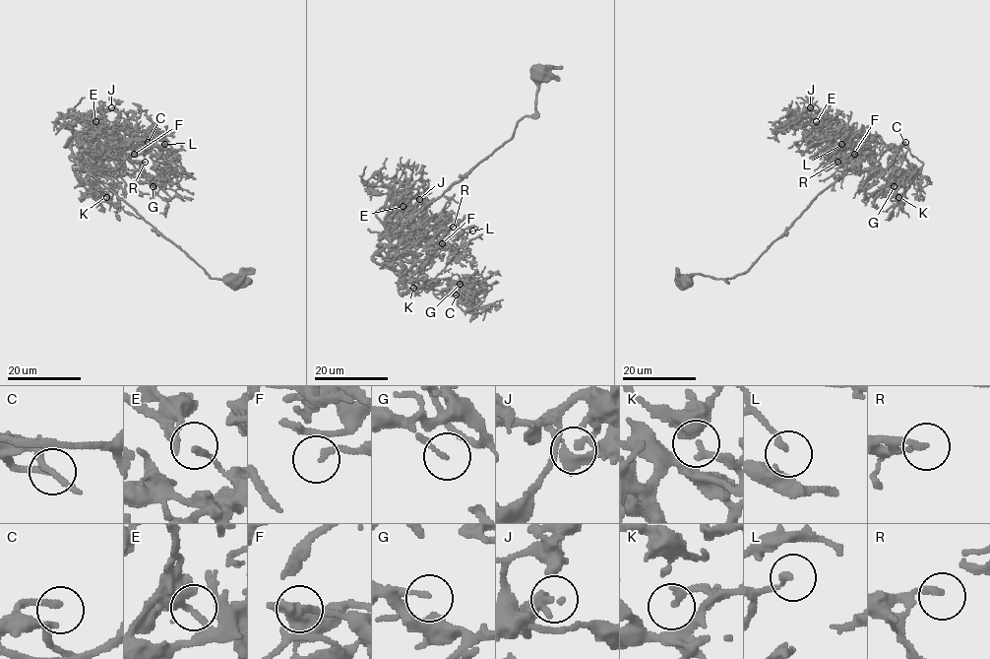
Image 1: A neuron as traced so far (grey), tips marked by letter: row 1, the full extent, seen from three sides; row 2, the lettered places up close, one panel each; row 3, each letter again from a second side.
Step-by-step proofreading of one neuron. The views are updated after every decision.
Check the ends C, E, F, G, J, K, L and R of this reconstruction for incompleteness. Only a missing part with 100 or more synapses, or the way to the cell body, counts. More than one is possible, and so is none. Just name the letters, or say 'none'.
C

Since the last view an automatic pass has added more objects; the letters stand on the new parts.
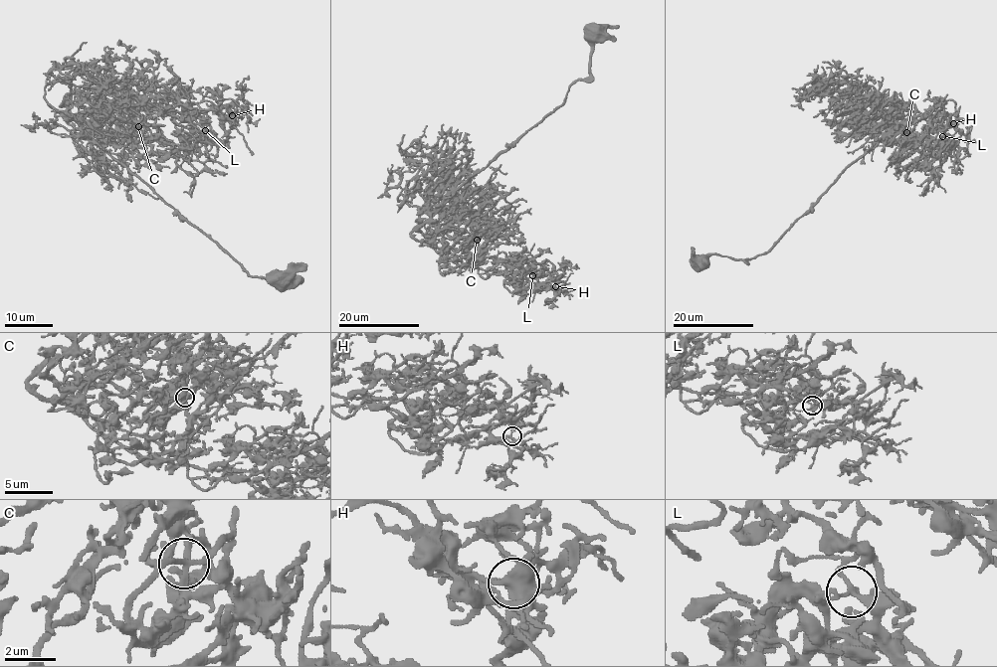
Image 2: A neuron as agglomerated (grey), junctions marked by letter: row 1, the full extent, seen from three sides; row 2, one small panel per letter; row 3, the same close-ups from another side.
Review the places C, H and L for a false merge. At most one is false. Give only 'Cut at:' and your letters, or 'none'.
Cut at: none

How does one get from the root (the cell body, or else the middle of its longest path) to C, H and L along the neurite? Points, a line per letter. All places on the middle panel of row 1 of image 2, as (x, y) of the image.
C: (598, 35), (590, 75), (577, 79), (559, 105), (474, 173), (424, 224), (434, 243), (455, 237), (477, 240)
H: (598, 35), (590, 75), (424, 224), (428, 238), (461, 255), (464, 266), (494, 270), (536, 290), (555, 286)
L: (598, 35), (590, 75), (424, 224), (428, 238), (461, 255), (464, 266), (533, 275)

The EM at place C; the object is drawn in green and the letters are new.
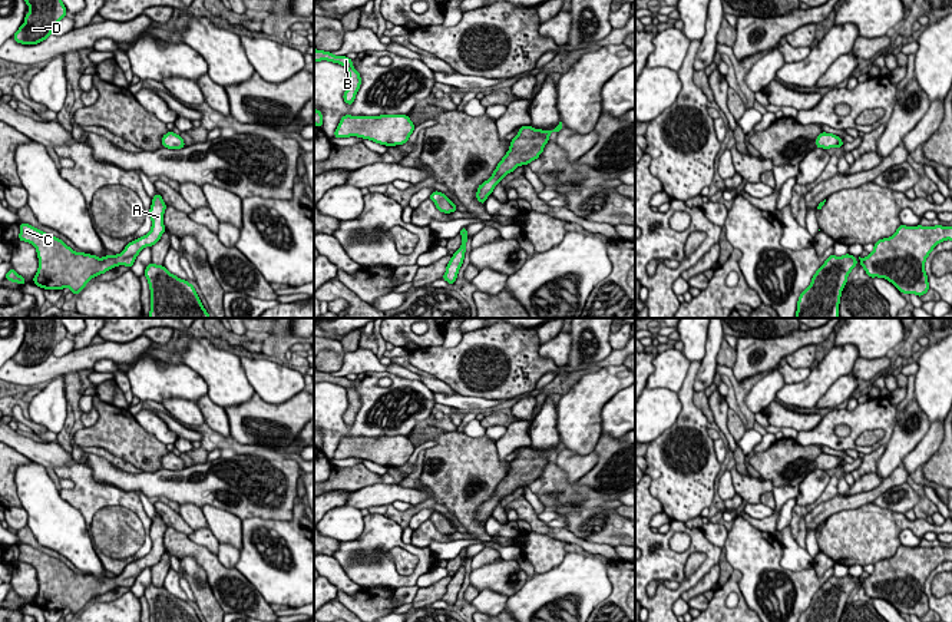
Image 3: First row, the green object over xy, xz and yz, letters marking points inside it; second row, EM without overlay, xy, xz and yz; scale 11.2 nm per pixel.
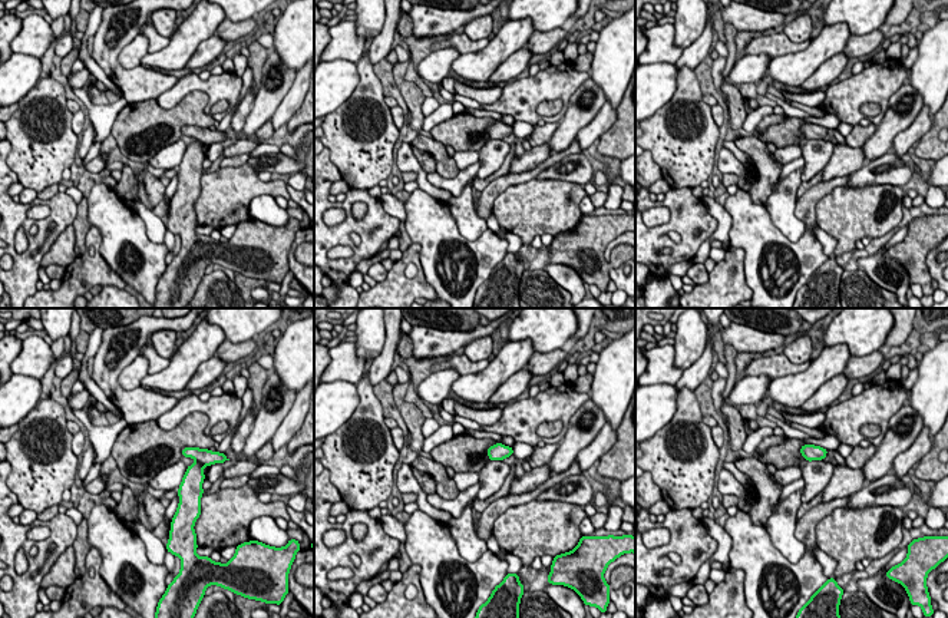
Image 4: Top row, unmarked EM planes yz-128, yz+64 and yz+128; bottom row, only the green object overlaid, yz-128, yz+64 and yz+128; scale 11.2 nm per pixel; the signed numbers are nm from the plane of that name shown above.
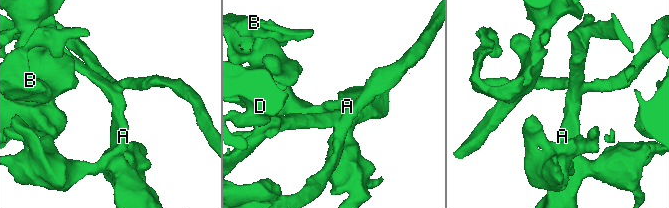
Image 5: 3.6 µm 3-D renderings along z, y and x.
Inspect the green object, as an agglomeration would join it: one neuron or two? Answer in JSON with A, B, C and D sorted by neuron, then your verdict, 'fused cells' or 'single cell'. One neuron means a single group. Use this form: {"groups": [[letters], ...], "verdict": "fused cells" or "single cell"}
{"groups": [["A", "B", "C", "D"]], "verdict": "single cell"}

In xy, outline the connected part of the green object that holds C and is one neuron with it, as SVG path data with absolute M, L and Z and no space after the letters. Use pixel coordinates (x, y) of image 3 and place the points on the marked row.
M156 193L149 209L152 219L151 231L129 242L120 254L106 255L103 258L82 251L75 252L62 239L30 224L19 224L19 241L32 244L37 251L39 269L33 277L33 282L43 290L63 290L69 287L77 295L96 275L105 274L119 265L130 268L139 252L159 242L162 234L166 231L163 225L165 209L166 204Z

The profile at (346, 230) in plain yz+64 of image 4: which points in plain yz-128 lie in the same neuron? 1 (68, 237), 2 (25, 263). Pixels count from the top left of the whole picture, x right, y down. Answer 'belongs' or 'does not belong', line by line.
1: does not belong
2: belongs

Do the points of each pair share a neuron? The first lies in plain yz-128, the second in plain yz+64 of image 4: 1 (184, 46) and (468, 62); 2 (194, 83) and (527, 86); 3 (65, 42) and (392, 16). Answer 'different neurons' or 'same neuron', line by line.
1: same neuron
2: same neuron
3: same neuron

